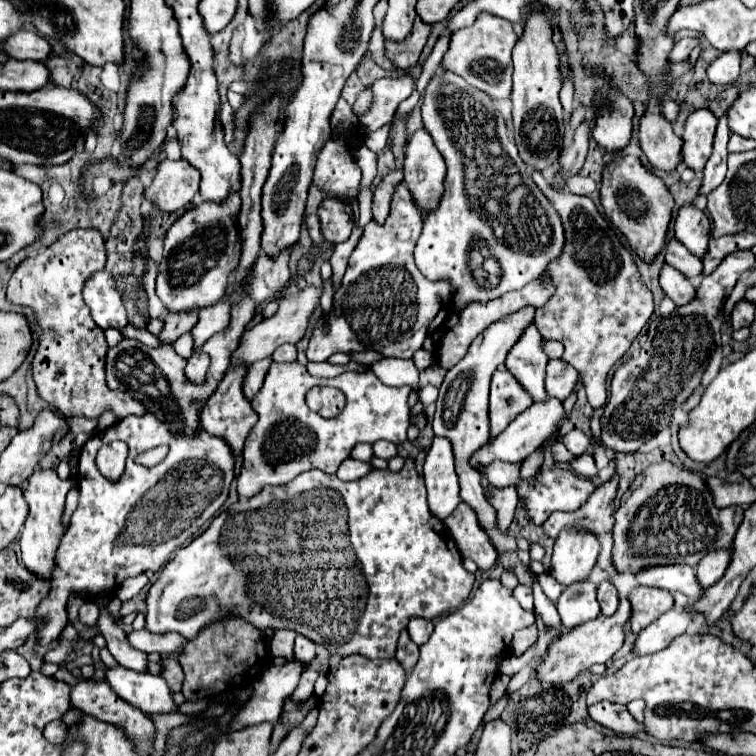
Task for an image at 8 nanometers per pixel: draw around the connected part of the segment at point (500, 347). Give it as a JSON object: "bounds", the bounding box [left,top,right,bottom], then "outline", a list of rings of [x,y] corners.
{"bounds":[433,307,535,553],"outline":[[[527,307],[521,309],[519,313],[507,317],[507,321],[499,321],[495,325],[489,325],[469,347],[467,355],[453,367],[447,371],[443,385],[439,387],[439,397],[437,397],[437,411],[433,417],[433,431],[437,437],[445,437],[449,439],[451,447],[453,447],[453,459],[455,459],[455,471],[459,477],[459,495],[461,499],[475,509],[477,517],[479,517],[479,525],[483,527],[483,531],[487,533],[491,545],[499,551],[499,553],[509,553],[509,551],[517,551],[517,543],[515,539],[507,533],[501,531],[497,527],[497,517],[495,517],[495,509],[487,503],[485,495],[483,495],[483,487],[481,487],[481,475],[471,467],[471,455],[475,455],[483,443],[489,439],[489,415],[487,415],[487,401],[489,401],[489,383],[491,383],[491,375],[493,371],[505,363],[507,351],[511,349],[511,345],[515,345],[515,341],[519,339],[519,333],[533,323],[533,315],[535,309]]]}

